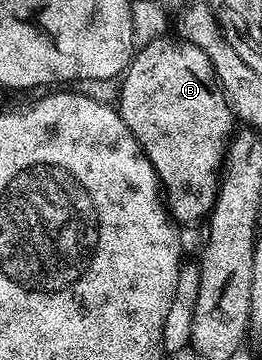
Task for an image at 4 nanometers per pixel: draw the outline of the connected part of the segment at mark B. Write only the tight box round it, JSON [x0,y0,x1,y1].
[120,35,234,226]

